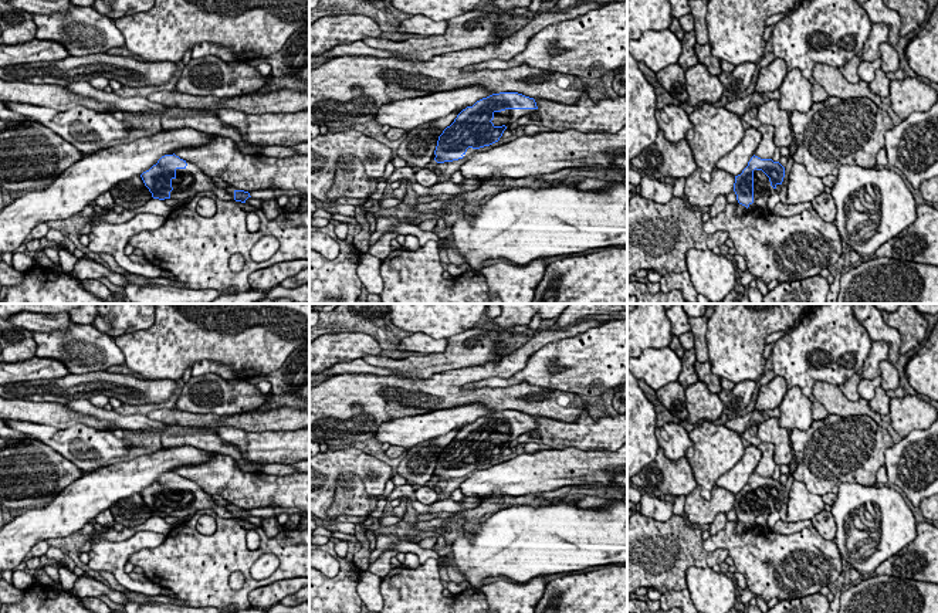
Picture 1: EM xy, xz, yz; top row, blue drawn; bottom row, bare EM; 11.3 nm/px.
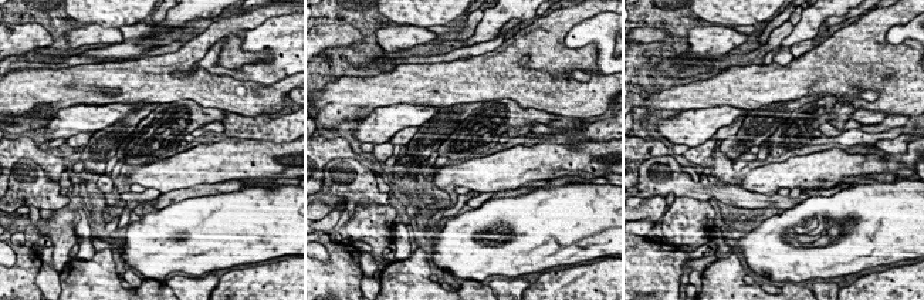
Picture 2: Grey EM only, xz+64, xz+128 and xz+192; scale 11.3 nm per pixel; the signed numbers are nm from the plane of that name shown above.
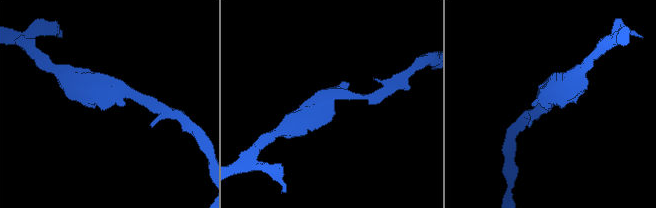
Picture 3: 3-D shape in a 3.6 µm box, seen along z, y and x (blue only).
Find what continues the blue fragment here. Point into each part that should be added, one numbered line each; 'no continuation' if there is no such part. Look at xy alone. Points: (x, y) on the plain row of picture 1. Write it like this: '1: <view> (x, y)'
1: xy (189, 498)

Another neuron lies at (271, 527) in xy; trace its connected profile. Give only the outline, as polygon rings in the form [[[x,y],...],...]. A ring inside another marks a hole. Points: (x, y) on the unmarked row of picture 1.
[[[270,518],[261,519],[261,529],[268,538],[274,538],[284,526],[278,524],[277,518]]]

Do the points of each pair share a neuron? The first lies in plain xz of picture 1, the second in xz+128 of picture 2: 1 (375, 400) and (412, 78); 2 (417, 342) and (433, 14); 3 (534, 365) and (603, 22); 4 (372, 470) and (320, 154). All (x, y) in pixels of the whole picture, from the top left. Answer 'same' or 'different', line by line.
1: same
2: different
3: same
4: same

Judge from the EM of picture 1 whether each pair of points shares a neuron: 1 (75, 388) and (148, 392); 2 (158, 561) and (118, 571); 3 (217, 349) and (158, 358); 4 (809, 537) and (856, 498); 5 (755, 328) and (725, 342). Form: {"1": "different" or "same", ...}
{"1": "same", "2": "different", "3": "same", "4": "different", "5": "same"}

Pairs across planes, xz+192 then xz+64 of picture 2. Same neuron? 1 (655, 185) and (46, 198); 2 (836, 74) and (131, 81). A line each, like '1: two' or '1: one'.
1: one
2: one

